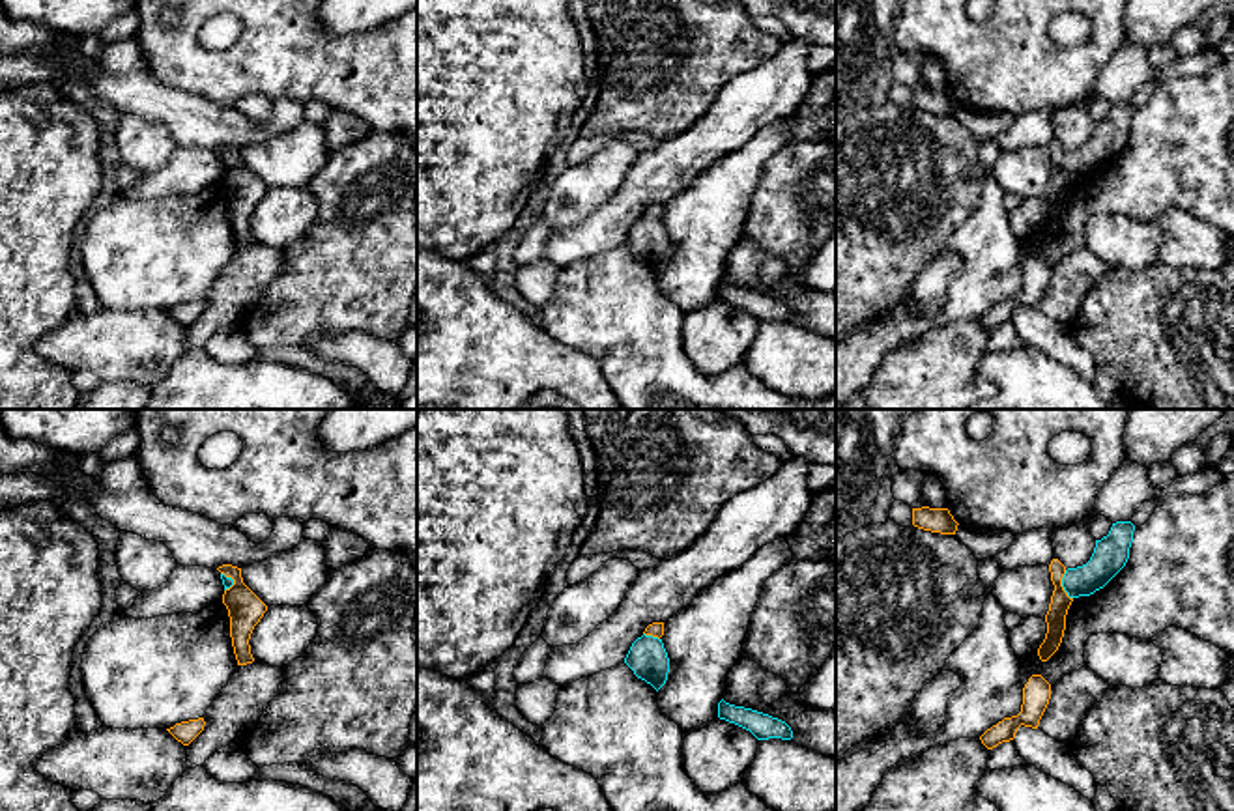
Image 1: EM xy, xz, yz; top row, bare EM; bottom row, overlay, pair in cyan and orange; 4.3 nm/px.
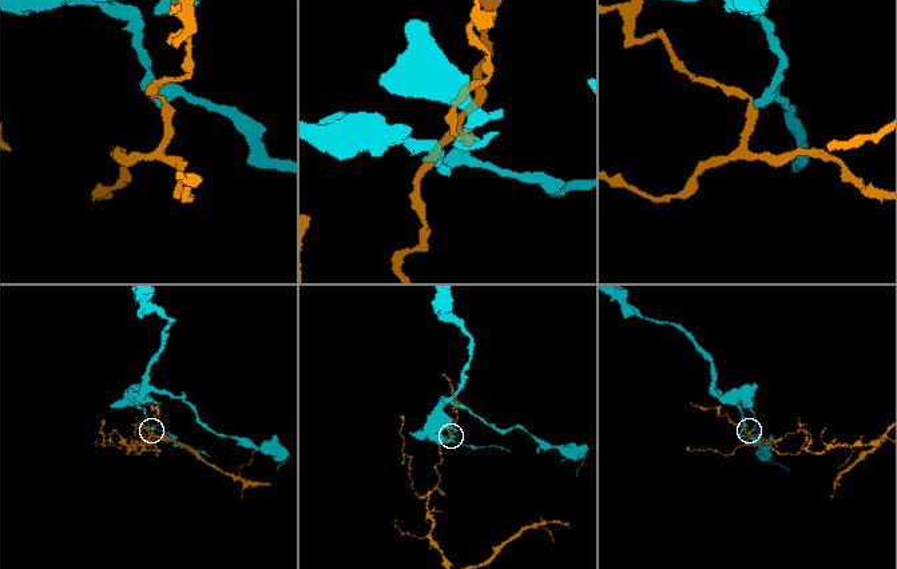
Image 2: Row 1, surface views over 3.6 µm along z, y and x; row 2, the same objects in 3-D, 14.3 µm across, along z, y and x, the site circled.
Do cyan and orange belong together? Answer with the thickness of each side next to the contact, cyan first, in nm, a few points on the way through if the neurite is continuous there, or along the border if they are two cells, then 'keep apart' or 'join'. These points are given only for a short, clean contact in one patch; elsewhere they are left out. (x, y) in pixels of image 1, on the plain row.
150 nm thick on the cyan side, 90 nm on the other; border along yz (1064, 152), (1062, 170), (1072, 180); keep apart

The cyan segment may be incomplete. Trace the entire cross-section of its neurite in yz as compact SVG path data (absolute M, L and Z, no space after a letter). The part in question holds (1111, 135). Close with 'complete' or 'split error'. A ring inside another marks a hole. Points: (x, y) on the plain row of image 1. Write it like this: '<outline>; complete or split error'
M1131 103L1112 105L1107 118L1096 121L1090 142L1068 149L1062 168L1069 179L1090 178L1103 170L1127 144L1135 107Z; complete

